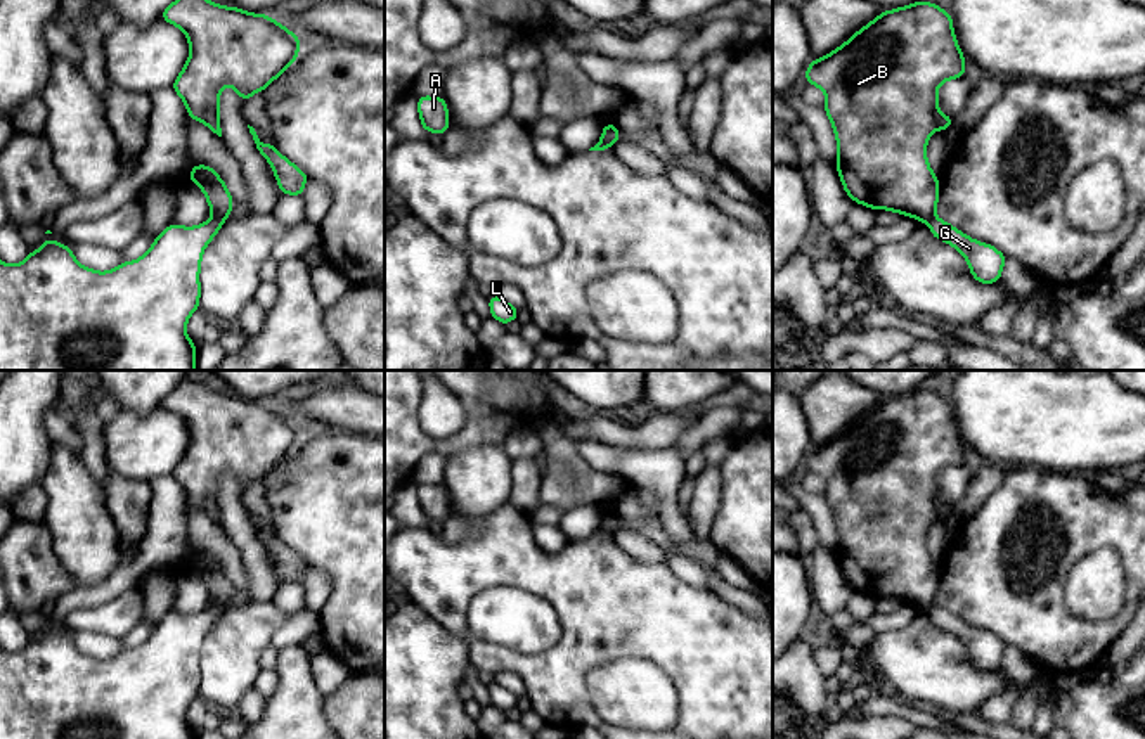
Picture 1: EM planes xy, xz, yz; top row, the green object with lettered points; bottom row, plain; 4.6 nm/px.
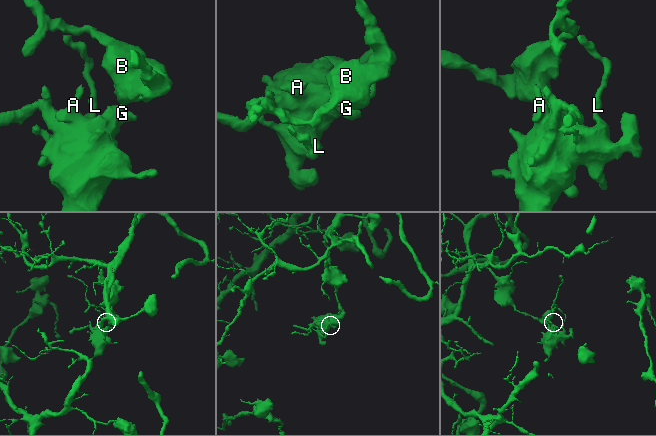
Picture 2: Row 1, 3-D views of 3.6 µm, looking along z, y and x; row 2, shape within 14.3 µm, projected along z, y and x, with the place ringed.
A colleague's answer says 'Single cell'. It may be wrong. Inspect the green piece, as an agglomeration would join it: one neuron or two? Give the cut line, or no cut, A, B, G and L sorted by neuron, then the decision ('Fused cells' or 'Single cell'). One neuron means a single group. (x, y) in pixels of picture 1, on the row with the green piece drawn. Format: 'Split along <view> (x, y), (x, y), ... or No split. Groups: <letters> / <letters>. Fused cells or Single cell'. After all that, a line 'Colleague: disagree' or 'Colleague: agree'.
Split along xy (212, 217), (222, 222). Groups: A G L / B. Fused cells
Colleague: disagree

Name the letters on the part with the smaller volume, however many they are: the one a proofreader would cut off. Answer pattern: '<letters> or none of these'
A, G, L

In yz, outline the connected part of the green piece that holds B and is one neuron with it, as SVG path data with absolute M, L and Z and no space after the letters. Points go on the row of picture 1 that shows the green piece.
M918 0L882 12L838 48L807 66L807 83L826 95L823 111L837 138L835 166L854 202L932 222L939 202L939 178L927 161L927 142L954 119L939 111L937 88L965 76L965 61L951 14Z

